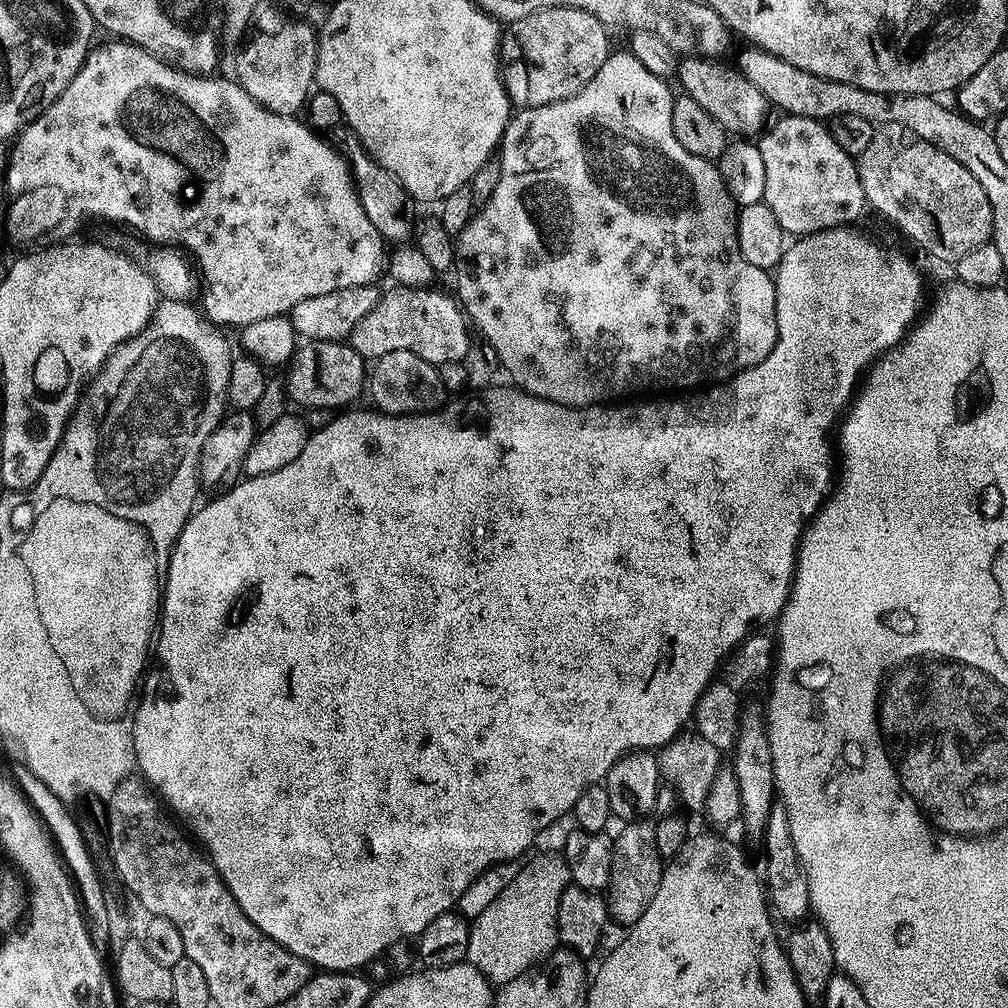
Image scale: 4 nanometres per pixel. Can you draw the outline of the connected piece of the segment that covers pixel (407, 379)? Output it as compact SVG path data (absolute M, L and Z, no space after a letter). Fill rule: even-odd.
M393 350L391 354L382 354L375 357L373 366L366 376L366 392L372 395L372 400L379 411L387 416L421 416L424 412L435 412L444 407L446 393L442 386L442 378L434 370L430 362L418 358L418 354L410 354L410 350Z

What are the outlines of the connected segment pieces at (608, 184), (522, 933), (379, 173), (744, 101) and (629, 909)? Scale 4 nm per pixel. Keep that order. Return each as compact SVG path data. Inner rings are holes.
M613 51L598 70L598 74L594 74L591 82L578 94L553 104L524 106L524 109L517 116L515 113L509 119L507 126L504 128L504 139L498 145L500 177L498 178L498 186L494 186L494 194L490 194L490 198L479 205L478 211L470 217L464 228L455 237L456 263L454 265L454 273L456 272L457 292L455 292L455 295L458 297L467 319L471 323L472 320L476 323L477 330L484 335L483 339L497 352L502 365L508 371L511 383L519 386L523 391L529 392L531 396L537 396L567 408L588 408L592 404L607 405L609 402L623 401L620 400L623 396L632 396L635 392L656 392L659 388L692 388L688 390L696 390L701 386L711 386L725 380L731 380L733 376L737 376L742 370L752 368L758 362L762 362L762 358L766 358L774 350L776 345L775 279L765 269L758 266L750 266L750 262L746 262L746 258L742 258L742 254L738 250L738 240L736 238L737 209L732 201L728 199L728 192L720 181L719 167L713 161L690 154L690 150L683 149L678 143L678 138L674 138L674 130L670 126L674 92L671 92L667 88L668 86L665 81L659 80L654 74L650 74L646 70L646 66L642 66L642 62L638 62L638 58L633 56L631 51Z
M552 852L533 855L532 860L522 866L518 876L494 898L494 902L471 921L467 963L496 986L506 985L521 976L545 953L557 947L558 902L569 883L568 863L563 855L556 853L555 856Z
M345 134L341 138L340 144L338 143L338 148L350 161L350 171L354 177L356 191L360 194L362 210L366 210L366 218L370 218L374 230L378 230L378 234L389 245L407 245L413 239L418 228L416 212L412 209L414 207L412 197L385 168L381 168L379 164L369 159L359 143L351 135Z
M699 58L681 59L678 64L678 81L684 87L681 89L694 98L694 102L698 102L698 106L702 106L702 110L706 110L706 114L710 114L710 118L714 118L714 122L718 122L725 133L739 134L744 138L755 137L755 132L763 133L766 128L764 119L770 111L769 100L741 71L726 68L723 64Z
M632 820L625 823L628 825L613 839L611 873L604 896L609 917L614 922L616 920L624 924L623 926L636 924L638 918L645 913L661 885L663 876L664 859L657 848L655 823L642 821Z

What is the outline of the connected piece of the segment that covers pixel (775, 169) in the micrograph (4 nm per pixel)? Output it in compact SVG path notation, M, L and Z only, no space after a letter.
M781 115L780 122L759 139L762 162L766 162L763 203L774 210L785 233L799 238L829 228L851 225L866 208L856 160L842 150L819 119Z

